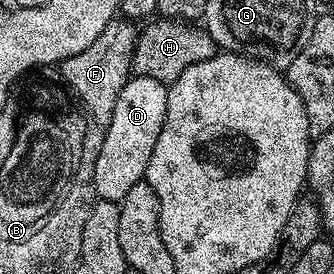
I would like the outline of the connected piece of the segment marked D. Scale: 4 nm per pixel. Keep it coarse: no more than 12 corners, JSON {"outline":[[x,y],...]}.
{"outline":[[134,74],[104,124],[98,200],[144,180],[168,86]]}

